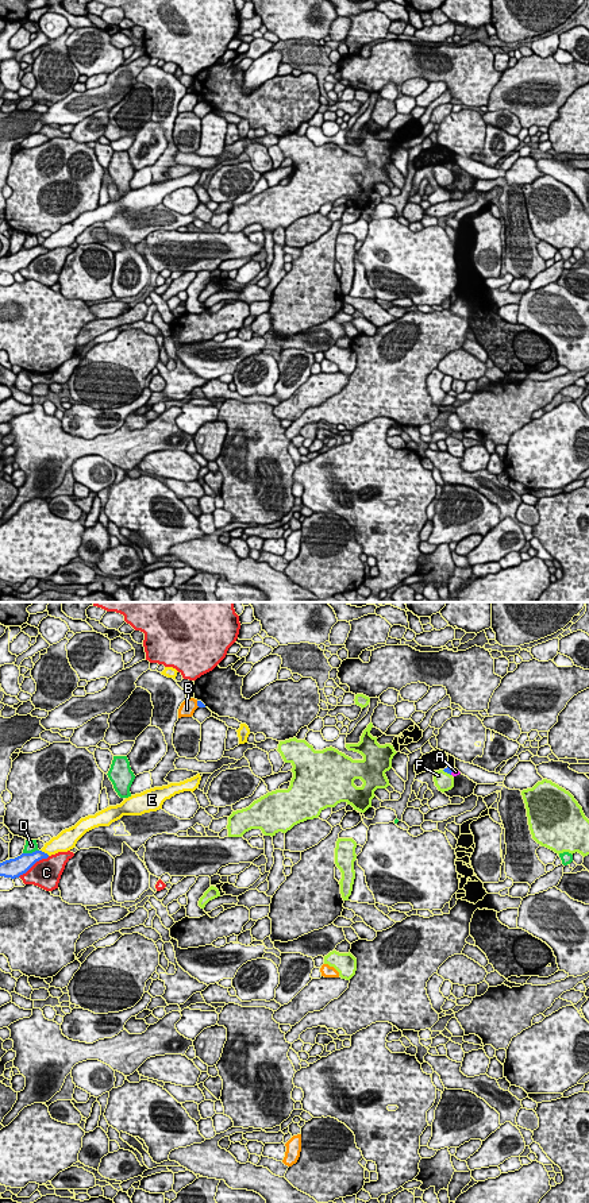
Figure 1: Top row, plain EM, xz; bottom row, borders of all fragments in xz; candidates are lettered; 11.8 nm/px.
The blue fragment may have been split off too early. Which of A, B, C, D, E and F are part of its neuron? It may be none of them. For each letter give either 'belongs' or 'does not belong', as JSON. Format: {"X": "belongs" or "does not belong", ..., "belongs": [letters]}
{"A": "does not belong", "B": "does not belong", "C": "does not belong", "D": "does not belong", "E": "does not belong", "F": "does not belong", "belongs": []}

